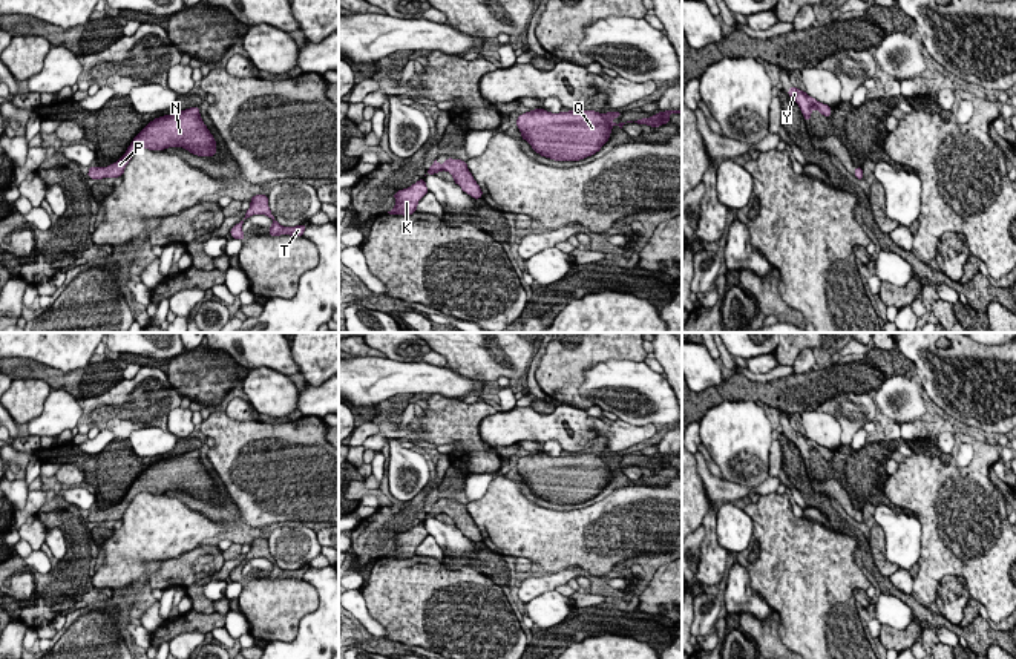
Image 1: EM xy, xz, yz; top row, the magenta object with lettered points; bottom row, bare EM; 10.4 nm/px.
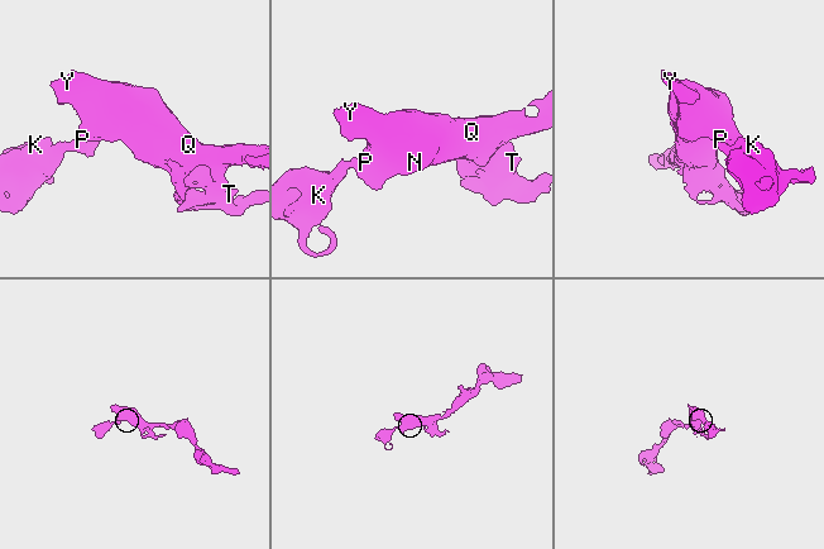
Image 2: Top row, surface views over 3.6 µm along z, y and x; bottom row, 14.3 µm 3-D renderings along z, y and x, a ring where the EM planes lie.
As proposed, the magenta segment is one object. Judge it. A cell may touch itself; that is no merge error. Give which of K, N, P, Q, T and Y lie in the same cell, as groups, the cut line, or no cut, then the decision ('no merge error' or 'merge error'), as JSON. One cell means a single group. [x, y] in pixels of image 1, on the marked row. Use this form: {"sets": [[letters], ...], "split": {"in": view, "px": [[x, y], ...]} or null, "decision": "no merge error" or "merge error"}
{"sets": [["K", "N", "P", "Q", "T", "Y"]], "split": null, "decision": "no merge error"}

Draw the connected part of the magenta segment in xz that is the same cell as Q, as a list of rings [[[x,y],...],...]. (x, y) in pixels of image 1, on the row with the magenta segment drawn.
[[[541,107],[521,113],[515,123],[521,132],[521,138],[526,139],[541,156],[555,161],[579,161],[601,150],[601,147],[608,141],[613,126],[622,129],[625,123],[616,124],[611,121],[621,115],[622,112],[607,112],[604,115],[595,110],[550,113]]]

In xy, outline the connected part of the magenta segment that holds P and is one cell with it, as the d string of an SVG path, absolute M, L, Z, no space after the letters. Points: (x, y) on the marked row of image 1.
M199 106L155 118L143 127L116 162L107 167L89 167L87 176L92 179L123 176L126 166L138 150L156 152L176 146L198 156L215 156L216 141L201 118Z

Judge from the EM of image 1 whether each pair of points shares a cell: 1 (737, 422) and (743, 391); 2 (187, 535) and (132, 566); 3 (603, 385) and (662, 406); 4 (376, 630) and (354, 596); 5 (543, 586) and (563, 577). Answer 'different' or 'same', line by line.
1: different
2: same
3: same
4: same
5: same

